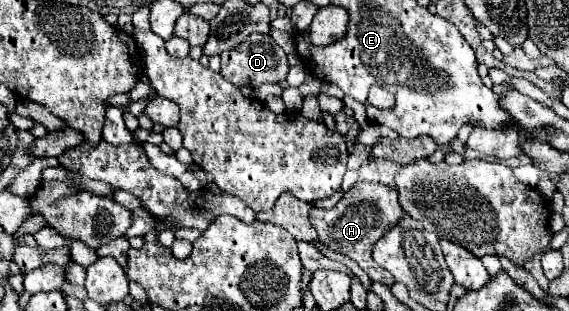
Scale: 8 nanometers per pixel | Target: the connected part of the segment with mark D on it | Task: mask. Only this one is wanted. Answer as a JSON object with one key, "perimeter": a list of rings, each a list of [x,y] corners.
{"perimeter":[[[252,33],[244,43],[240,43],[230,51],[224,51],[220,57],[222,57],[222,71],[220,71],[222,77],[236,87],[248,85],[256,89],[262,83],[284,81],[288,75],[288,61],[286,61],[284,49],[270,35],[264,35],[264,33]]]}

